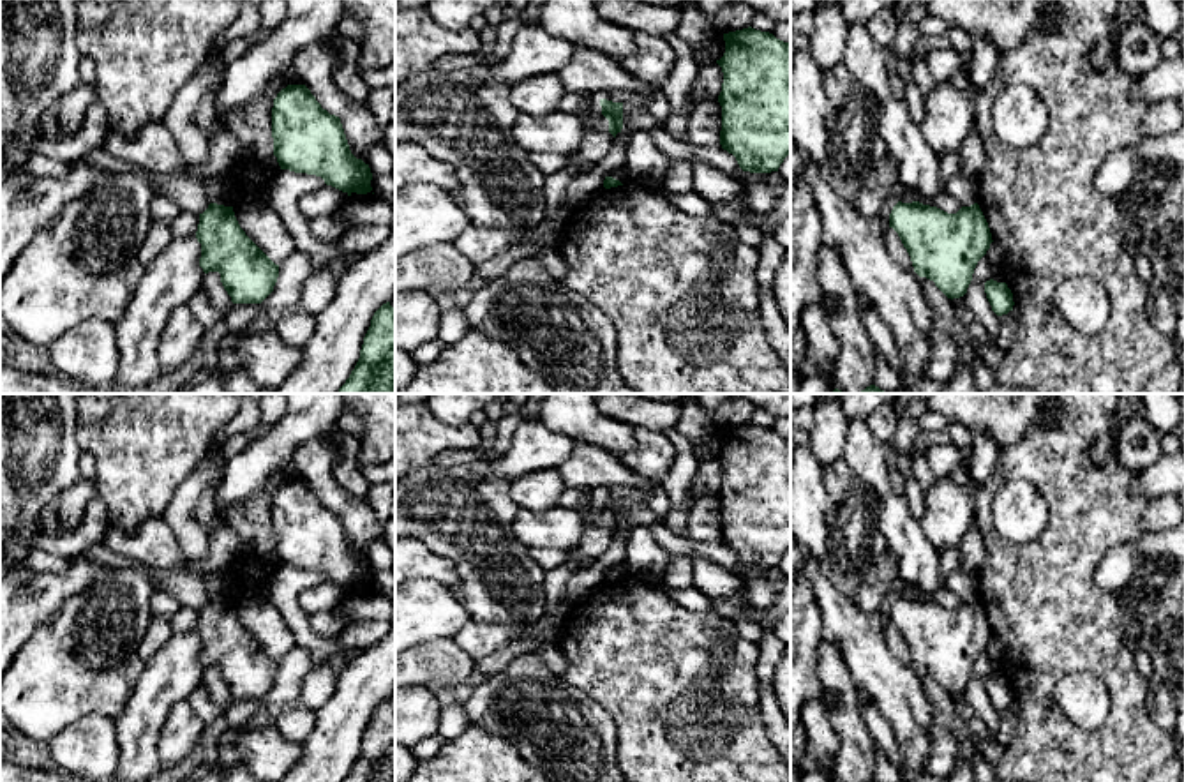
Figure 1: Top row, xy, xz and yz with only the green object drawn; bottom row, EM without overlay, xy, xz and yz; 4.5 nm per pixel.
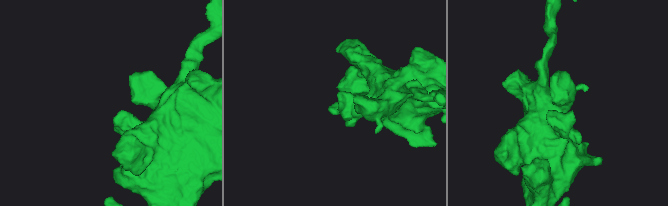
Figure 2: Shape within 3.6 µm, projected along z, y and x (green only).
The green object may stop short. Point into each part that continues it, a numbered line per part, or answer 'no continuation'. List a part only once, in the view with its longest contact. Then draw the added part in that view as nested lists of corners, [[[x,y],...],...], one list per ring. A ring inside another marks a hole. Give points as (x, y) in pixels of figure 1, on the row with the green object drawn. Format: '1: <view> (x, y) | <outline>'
no continuation

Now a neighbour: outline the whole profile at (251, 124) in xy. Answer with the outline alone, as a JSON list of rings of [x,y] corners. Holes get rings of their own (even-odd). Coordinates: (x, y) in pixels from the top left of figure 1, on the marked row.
[[[291,69],[274,76],[256,101],[221,120],[221,131],[229,131],[242,148],[240,162],[229,178],[238,196],[236,203],[261,198],[281,171],[274,155],[272,108],[277,94],[288,85],[303,85]]]

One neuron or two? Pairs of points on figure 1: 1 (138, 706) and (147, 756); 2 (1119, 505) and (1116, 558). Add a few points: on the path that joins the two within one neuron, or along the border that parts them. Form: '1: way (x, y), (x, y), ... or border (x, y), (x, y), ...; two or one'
1: way (145, 719), (150, 724), (147, 744); one
2: border (1144, 533), (1112, 546), (1093, 579); two

